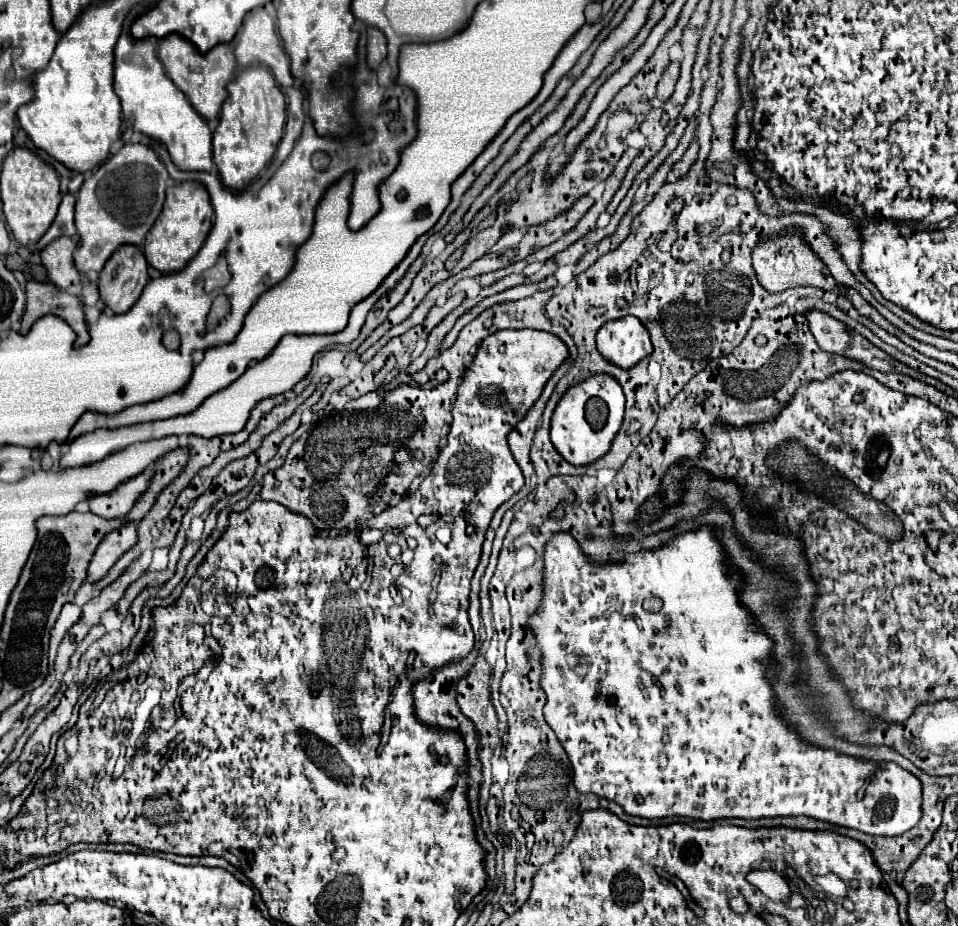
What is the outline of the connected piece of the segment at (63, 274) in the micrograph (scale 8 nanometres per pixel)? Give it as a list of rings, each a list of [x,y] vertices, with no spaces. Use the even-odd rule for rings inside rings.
[[[57,237],[55,241],[51,241],[43,251],[41,251],[41,263],[45,265],[47,273],[49,273],[49,281],[55,283],[61,289],[67,289],[69,285],[79,285],[81,283],[81,273],[75,265],[75,249],[77,249],[77,241],[73,237]]]

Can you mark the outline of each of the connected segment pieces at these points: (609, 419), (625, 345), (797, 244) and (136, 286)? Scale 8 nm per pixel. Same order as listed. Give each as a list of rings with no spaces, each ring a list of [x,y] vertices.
[[[595,373],[595,375],[587,377],[585,381],[569,387],[565,391],[565,395],[561,397],[561,401],[557,403],[553,417],[551,417],[551,441],[553,441],[555,449],[573,465],[587,465],[587,463],[603,457],[609,451],[609,443],[613,441],[613,437],[617,435],[617,431],[621,427],[623,409],[625,409],[623,389],[617,383],[617,379],[613,379],[607,373]]]
[[[637,317],[605,323],[597,333],[597,349],[605,359],[625,369],[633,367],[653,351],[649,333]]]
[[[791,231],[787,235],[761,241],[753,249],[753,269],[757,273],[757,281],[761,281],[761,287],[769,293],[781,293],[793,287],[821,287],[821,289],[833,287],[833,277],[823,273],[827,271],[827,267],[815,257],[809,245],[801,239],[799,231]]]
[[[121,245],[99,273],[99,295],[113,313],[127,313],[149,279],[147,259],[137,245]]]

